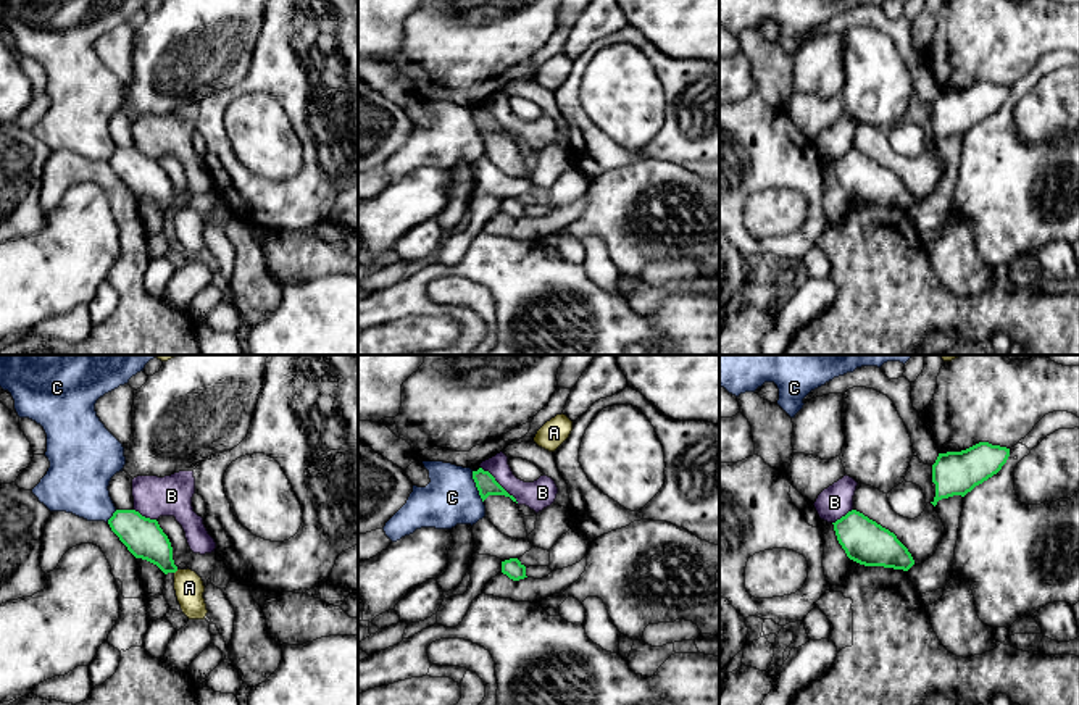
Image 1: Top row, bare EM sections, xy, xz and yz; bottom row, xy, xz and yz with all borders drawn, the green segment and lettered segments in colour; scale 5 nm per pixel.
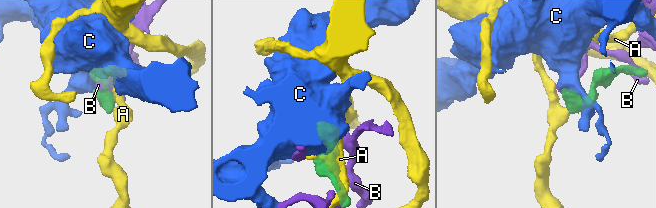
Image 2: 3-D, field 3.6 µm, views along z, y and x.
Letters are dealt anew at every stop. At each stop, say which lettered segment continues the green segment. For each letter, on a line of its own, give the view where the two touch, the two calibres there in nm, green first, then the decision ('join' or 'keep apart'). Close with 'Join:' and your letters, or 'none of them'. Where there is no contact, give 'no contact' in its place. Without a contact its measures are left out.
A: no contact; join
B: meets green in xz; 100 nm thick on the green side, 140 nm on the other; keep apart
C: meets green in xz; 100 nm thick on the green side, 260 nm on the other; keep apart
Join: A

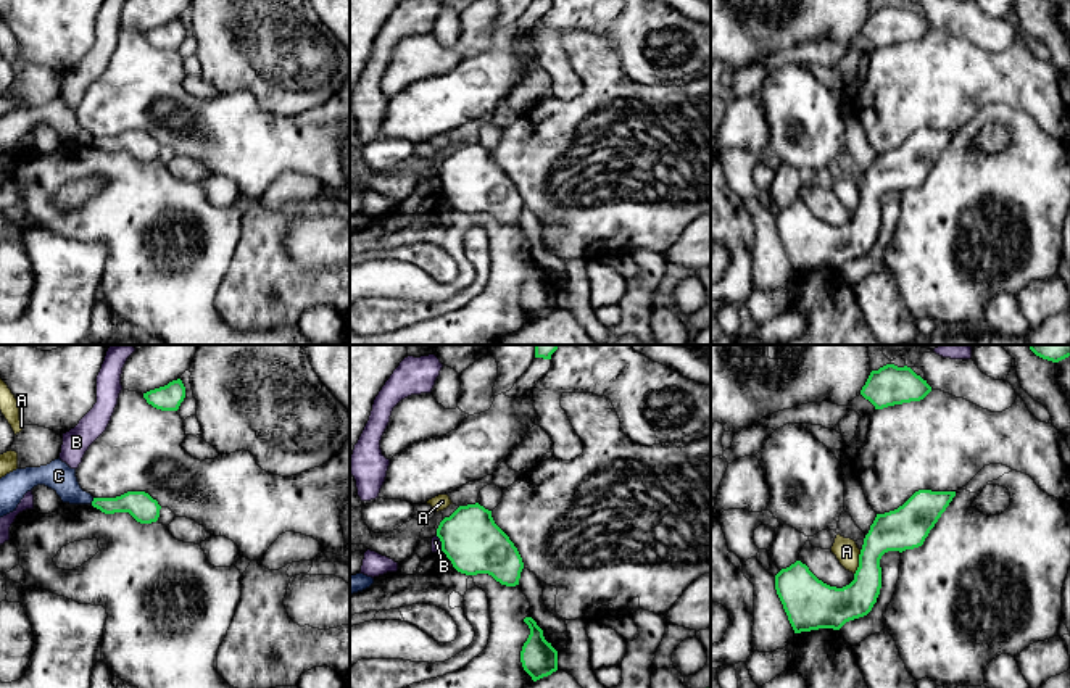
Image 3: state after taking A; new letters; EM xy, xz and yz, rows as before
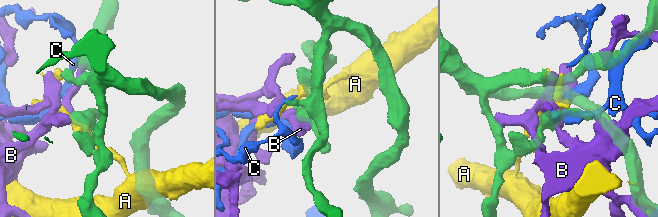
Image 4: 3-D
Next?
A: meets green in yz; 200 nm thick on the green side, 120 nm on the other; keep apart
B: meets green in xz; 300 nm thick on the green side, 50 nm on the other; keep apart
C: meets green in xy; 140 nm thick on the green side, 150 nm on the other; keep apart
Join: none of them

